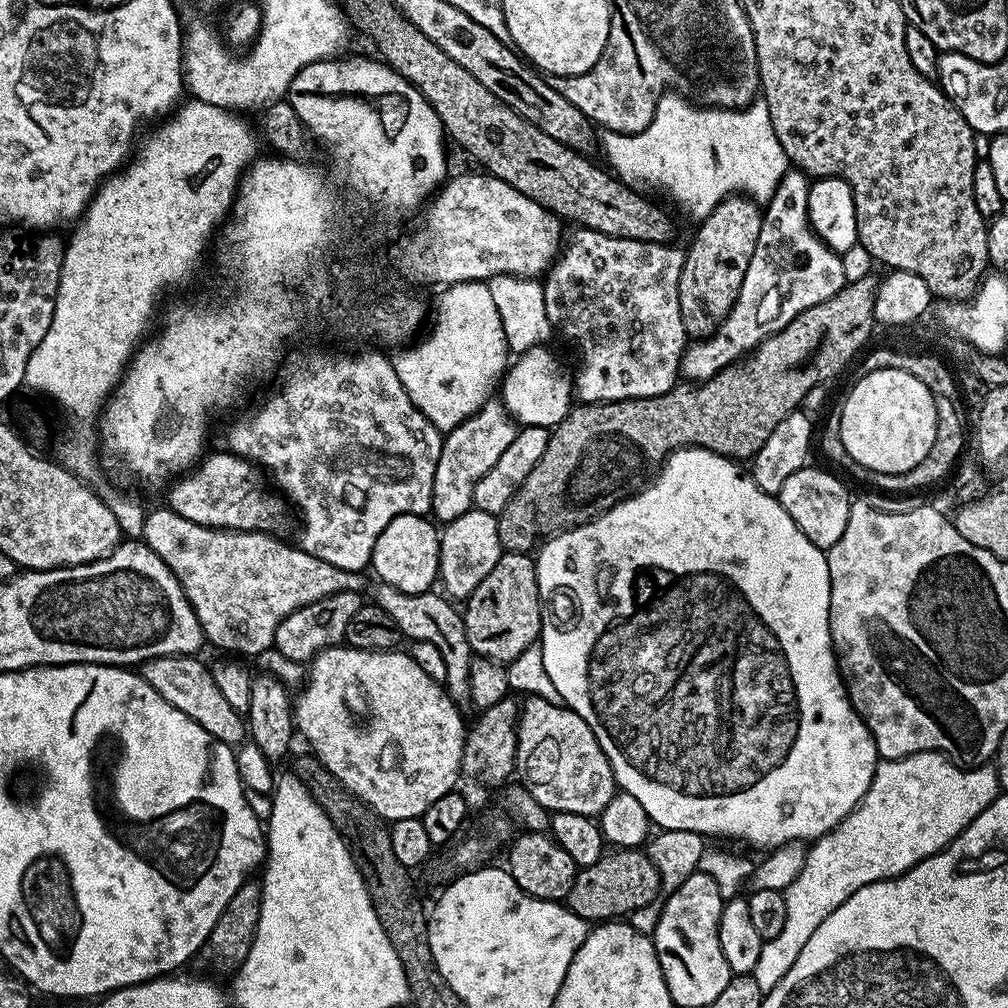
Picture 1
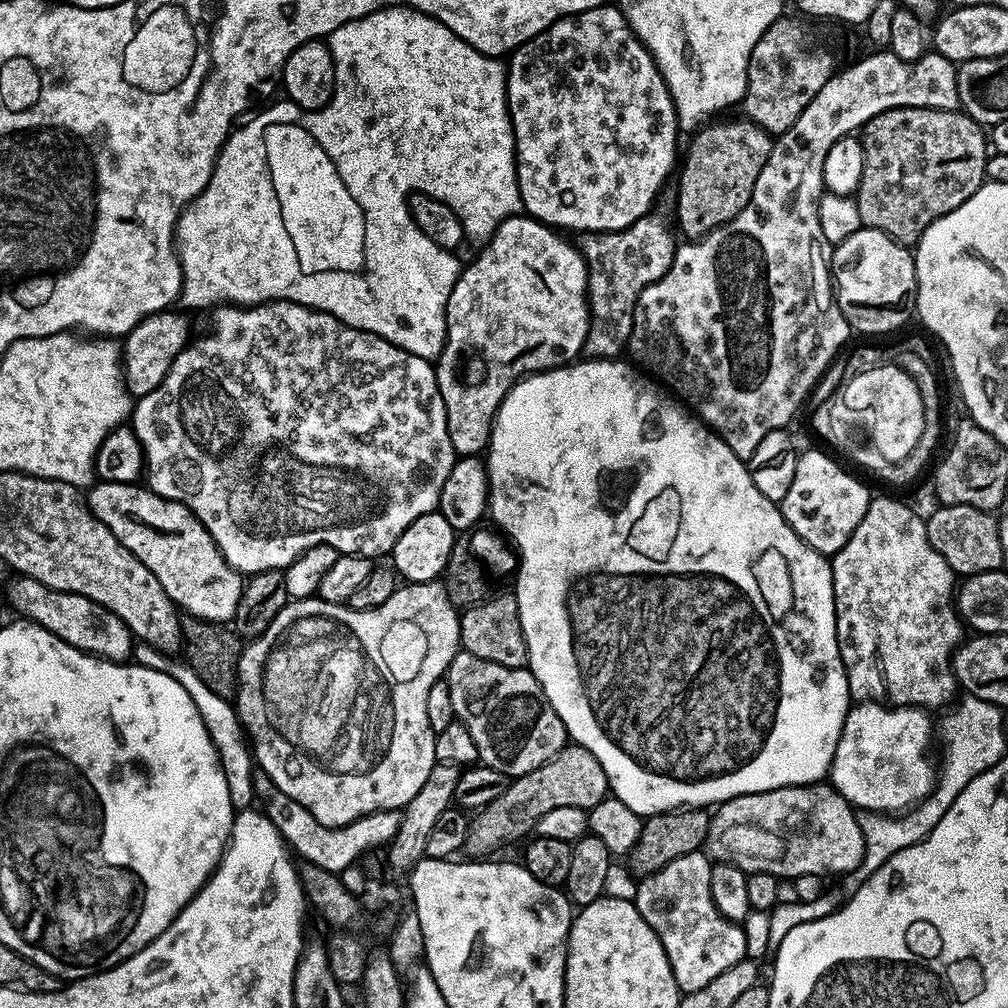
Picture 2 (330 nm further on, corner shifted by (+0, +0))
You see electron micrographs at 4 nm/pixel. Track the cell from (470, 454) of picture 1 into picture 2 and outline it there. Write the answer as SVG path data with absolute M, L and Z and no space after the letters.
M517 214L500 223L500 228L483 245L480 257L472 265L461 271L458 282L448 299L446 305L446 322L448 323L448 337L444 340L444 348L439 354L438 363L435 365L438 390L444 399L446 414L448 415L448 429L450 430L450 442L454 446L457 457L474 456L483 453L488 447L488 439L492 433L492 422L496 418L496 411L500 403L506 398L512 385L525 374L533 372L547 372L549 368L559 368L571 364L584 351L584 343L588 337L588 327L592 321L590 305L588 302L588 264L584 261L583 251L576 248L568 240L563 240L557 229L533 220L527 214Z

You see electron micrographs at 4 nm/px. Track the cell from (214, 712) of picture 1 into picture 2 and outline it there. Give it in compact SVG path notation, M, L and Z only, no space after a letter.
M20 576L8 588L8 600L17 608L19 615L33 624L50 630L62 642L87 652L90 656L103 656L105 660L124 662L133 655L134 637L122 621L110 610L82 594L47 588L29 576Z

